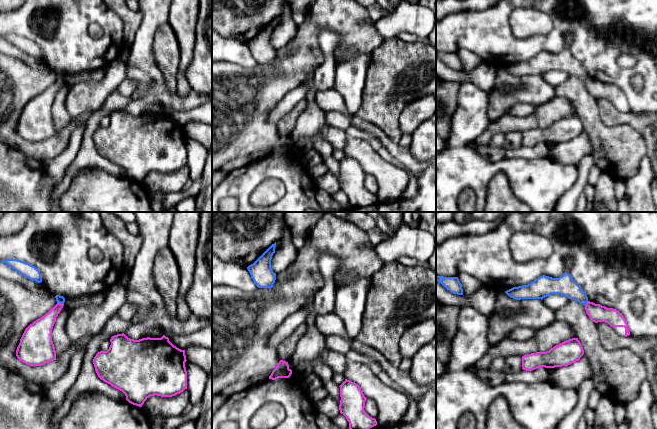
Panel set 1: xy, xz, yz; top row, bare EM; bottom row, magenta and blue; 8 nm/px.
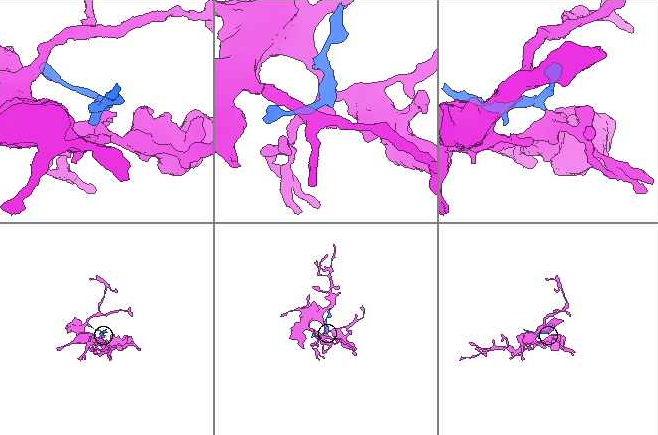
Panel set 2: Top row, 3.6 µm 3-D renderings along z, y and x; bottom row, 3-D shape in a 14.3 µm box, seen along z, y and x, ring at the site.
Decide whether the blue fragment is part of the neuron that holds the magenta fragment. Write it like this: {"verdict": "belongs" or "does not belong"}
{"verdict": "does not belong"}

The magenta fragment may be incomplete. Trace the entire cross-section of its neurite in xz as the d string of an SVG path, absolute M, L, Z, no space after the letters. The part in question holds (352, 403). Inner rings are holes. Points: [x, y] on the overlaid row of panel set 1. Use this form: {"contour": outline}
{"contour": "M345 379L339 387L341 397L339 410L349 422L349 429L370 429L376 426L376 419L370 417L364 410L367 398L360 386Z"}

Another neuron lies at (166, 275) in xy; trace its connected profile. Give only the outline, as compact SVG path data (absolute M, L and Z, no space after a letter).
M170 247L160 249L154 259L152 279L162 296L168 315L177 315L177 297L180 287L180 271Z

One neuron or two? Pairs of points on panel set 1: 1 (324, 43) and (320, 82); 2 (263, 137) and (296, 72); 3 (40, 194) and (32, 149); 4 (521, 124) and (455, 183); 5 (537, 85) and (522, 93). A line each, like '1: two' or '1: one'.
1: one
2: one
3: two
4: two
5: one

